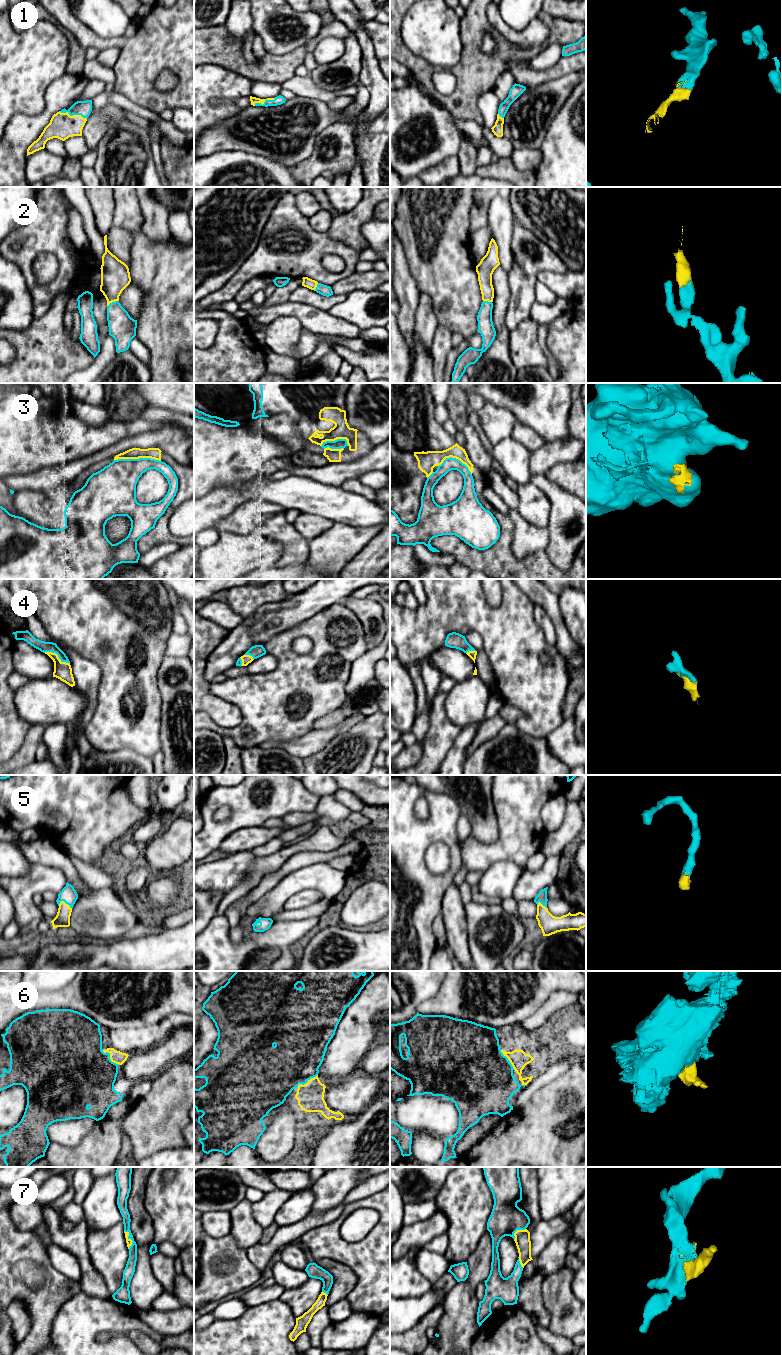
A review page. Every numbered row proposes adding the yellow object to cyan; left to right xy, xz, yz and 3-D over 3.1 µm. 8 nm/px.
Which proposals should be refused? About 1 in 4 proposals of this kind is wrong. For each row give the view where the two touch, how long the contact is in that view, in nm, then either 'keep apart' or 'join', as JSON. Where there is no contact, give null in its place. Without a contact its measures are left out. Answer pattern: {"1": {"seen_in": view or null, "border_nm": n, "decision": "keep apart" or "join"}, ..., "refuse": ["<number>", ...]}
{"1": {"seen_in": "xy", "border_nm": 240, "decision": "join"}, "2": {"seen_in": "xy", "border_nm": 90, "decision": "join"}, "3": {"seen_in": "xy", "border_nm": 380, "decision": "keep apart"}, "4": {"seen_in": "xy", "border_nm": 220, "decision": "join"}, "5": {"seen_in": "xy", "border_nm": 120, "decision": "join"}, "6": {"seen_in": "xy", "border_nm": 180, "decision": "join"}, "7": {"seen_in": "xy", "border_nm": 160, "decision": "join"}, "refuse": ["3"]}

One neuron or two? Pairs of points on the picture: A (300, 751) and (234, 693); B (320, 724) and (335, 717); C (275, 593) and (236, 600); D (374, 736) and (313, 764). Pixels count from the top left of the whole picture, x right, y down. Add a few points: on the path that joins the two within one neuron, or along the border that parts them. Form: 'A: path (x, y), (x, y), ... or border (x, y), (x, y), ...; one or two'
A: border (309, 731), (289, 740), (264, 741); two
B: path (324, 723), (331, 720); one
C: path (265, 593), (246, 599); one
D: path (359, 736), (342, 738), (328, 751); one

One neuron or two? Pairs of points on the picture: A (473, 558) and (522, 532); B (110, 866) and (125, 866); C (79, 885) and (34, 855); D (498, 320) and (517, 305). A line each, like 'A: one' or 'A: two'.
A: two
B: one
C: one
D: two

